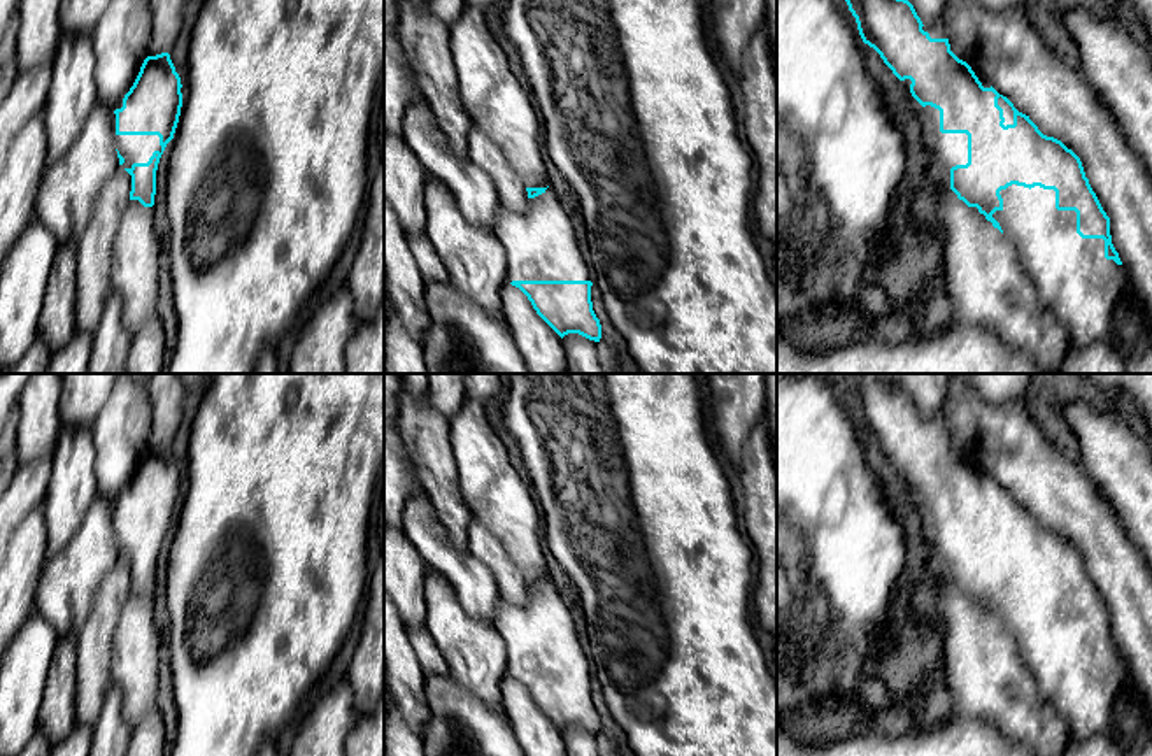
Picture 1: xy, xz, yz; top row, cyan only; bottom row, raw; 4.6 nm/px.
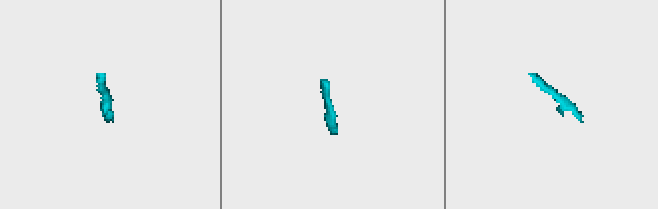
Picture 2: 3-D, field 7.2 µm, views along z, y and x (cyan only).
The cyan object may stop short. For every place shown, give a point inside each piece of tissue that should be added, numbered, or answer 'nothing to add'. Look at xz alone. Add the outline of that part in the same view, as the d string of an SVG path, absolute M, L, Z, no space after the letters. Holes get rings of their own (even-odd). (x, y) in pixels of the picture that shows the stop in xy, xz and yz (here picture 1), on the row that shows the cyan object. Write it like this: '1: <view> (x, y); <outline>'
1: xz (540, 242); M551 188L528 198L524 212L500 207L493 233L507 251L507 282L593 279L572 219Z

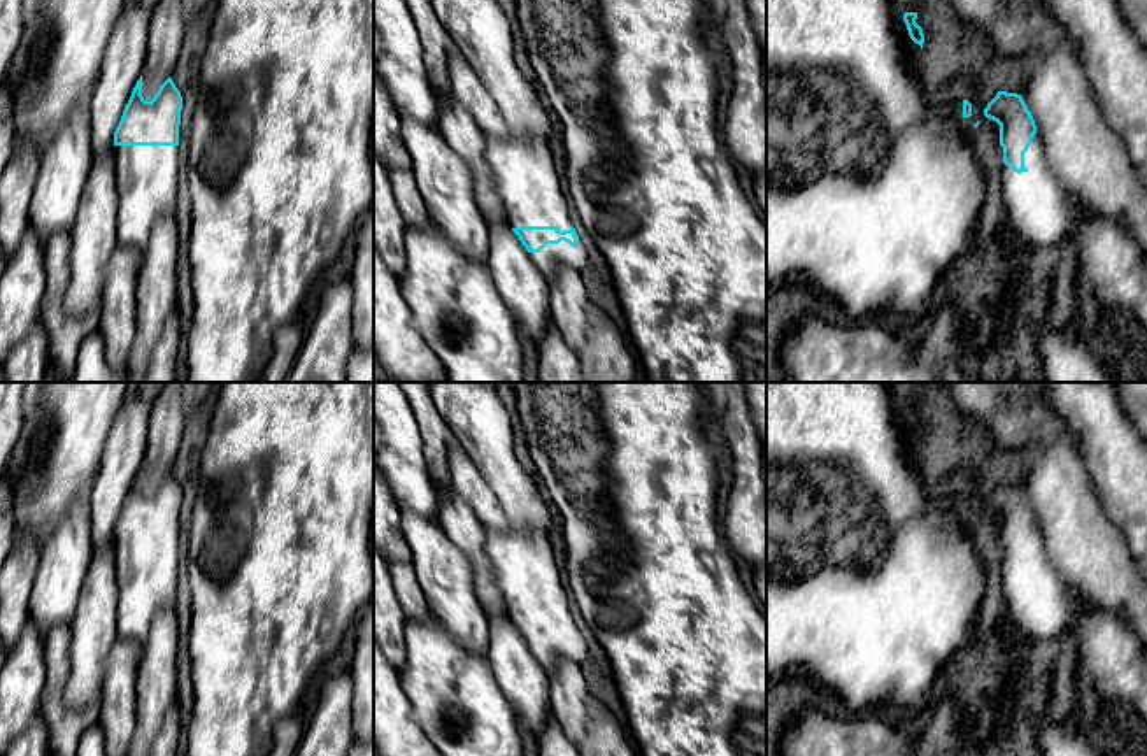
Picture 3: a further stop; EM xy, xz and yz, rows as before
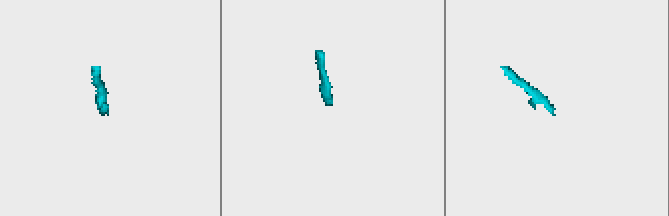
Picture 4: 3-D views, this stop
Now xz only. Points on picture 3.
1: xz (525, 178); M545 137L488 139L484 156L510 228L556 226L565 232L574 226Z

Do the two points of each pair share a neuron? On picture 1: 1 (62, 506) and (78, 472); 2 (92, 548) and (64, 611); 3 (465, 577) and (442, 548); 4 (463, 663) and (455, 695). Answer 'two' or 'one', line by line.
1: one
2: one
3: one
4: two

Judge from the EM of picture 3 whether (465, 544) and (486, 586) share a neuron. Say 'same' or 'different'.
same

